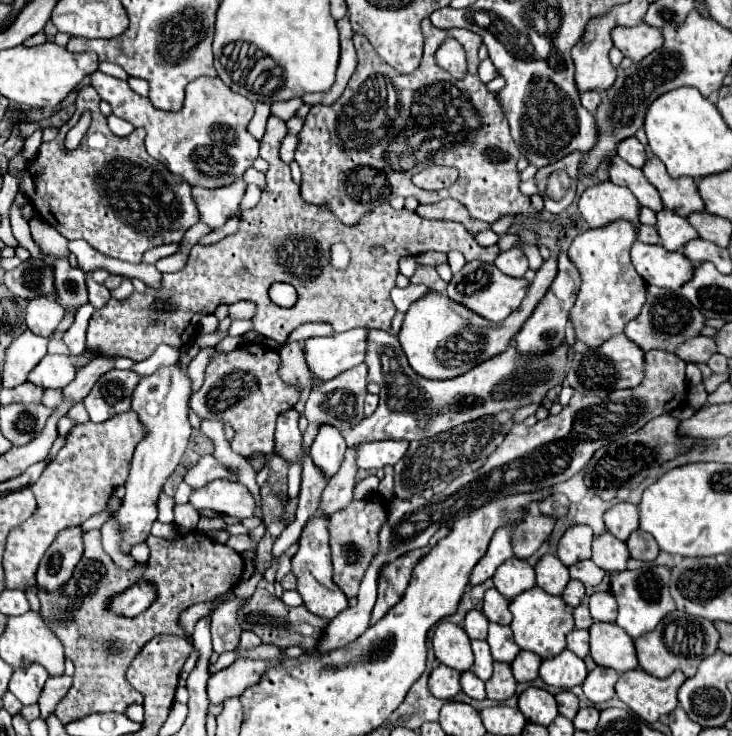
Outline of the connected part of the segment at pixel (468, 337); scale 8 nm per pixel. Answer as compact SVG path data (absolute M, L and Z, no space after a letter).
M551 254L551 258L545 260L543 266L537 270L537 276L531 282L527 296L521 302L519 310L511 312L511 316L507 316L507 326L501 326L501 328L499 328L499 324L489 324L489 320L483 320L481 316L467 312L467 308L463 308L461 304L451 304L451 300L447 300L447 296L429 292L427 296L423 296L421 300L411 304L411 308L405 314L401 332L397 336L401 342L401 348L407 356L409 366L413 368L415 374L419 374L423 378L449 380L449 378L469 372L471 368L475 368L481 362L491 360L493 356L505 352L509 348L511 338L523 326L523 322L531 316L531 312L535 310L539 300L545 296L547 288L555 280L555 276L557 276L557 256Z

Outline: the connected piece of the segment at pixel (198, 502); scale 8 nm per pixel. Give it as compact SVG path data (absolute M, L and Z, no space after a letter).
M211 482L207 488L199 488L191 494L191 504L199 508L211 508L219 514L233 518L249 518L255 510L251 492L239 482Z

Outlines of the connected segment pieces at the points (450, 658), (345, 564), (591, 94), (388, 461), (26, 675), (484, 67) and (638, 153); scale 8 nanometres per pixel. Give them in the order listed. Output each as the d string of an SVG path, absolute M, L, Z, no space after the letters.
M439 622L433 634L433 650L441 664L457 672L467 672L473 666L471 640L459 624Z
M379 498L373 500L353 500L343 512L335 512L333 516L333 582L343 590L347 598L357 596L363 572L375 556L375 548L379 546L379 528L387 520L387 510Z
M597 90L581 92L581 104L583 104L589 112L593 112L593 110L599 106L599 100L601 100L601 96L599 96L599 92L597 92Z
M381 440L375 444L359 444L355 450L355 464L363 470L383 470L385 466L395 466L403 458L403 452L407 452L407 444L407 440Z
M33 664L31 668L15 670L11 684L9 684L9 692L15 694L23 706L37 704L47 678L49 678L47 672L43 672L43 668L39 668L39 664Z
M489 58L479 64L479 78L481 78L481 82L487 84L487 82L491 82L497 76L499 76L499 70L493 66L493 62Z
M635 136L623 140L623 142L619 144L617 152L619 152L619 156L621 156L625 162L629 162L629 164L635 166L635 168L643 168L643 164L647 162L645 146L643 146Z

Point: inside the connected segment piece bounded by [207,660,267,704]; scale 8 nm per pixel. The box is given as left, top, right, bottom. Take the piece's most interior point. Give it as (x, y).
(230, 682)

